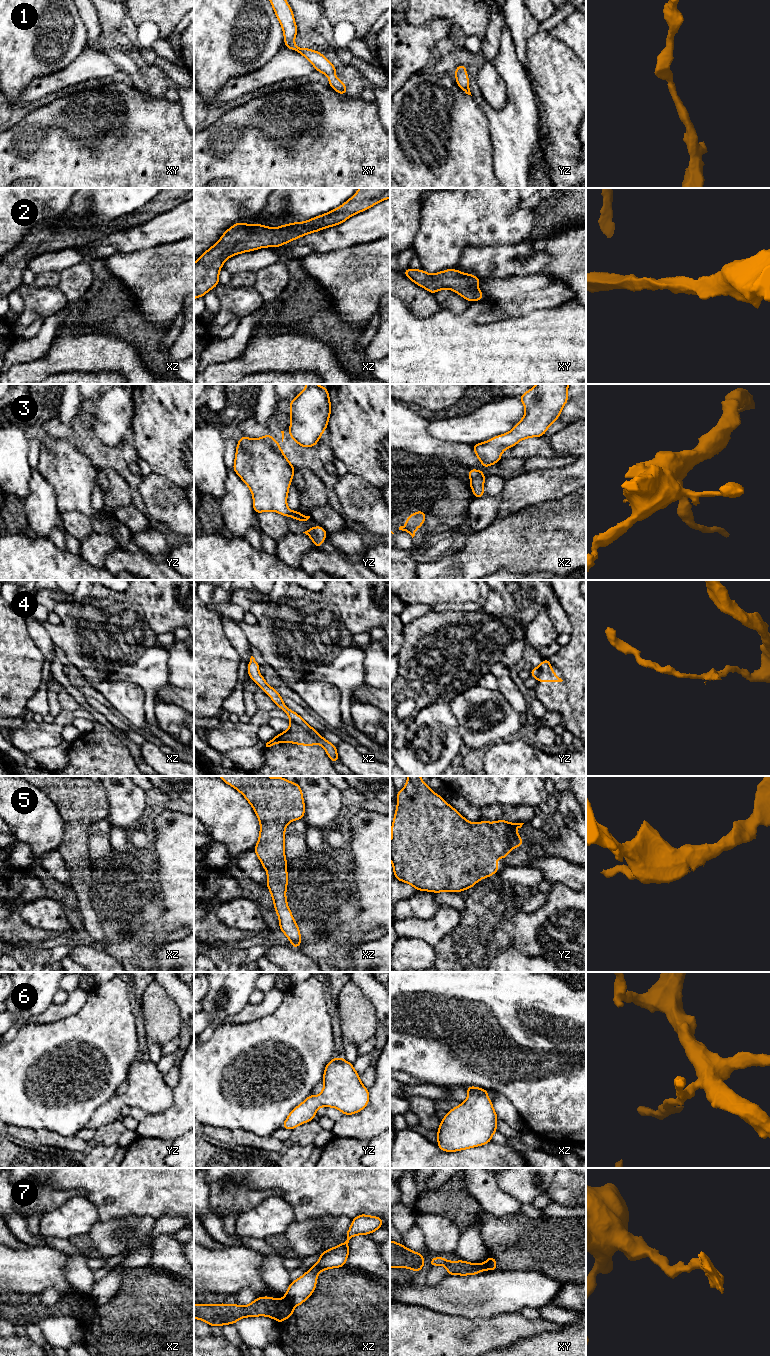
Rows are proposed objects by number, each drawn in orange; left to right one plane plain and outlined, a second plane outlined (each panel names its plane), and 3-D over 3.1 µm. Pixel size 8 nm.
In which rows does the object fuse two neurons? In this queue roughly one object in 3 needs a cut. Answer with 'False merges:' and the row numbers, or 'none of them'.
False merges: 4, 7

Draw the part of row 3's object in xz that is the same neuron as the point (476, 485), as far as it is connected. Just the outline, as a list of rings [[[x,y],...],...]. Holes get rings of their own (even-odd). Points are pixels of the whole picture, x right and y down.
[[[467,469],[469,477],[470,477],[470,487],[473,491],[474,498],[481,498],[485,496],[483,491],[483,485],[485,483],[486,476],[482,471],[477,469]]]

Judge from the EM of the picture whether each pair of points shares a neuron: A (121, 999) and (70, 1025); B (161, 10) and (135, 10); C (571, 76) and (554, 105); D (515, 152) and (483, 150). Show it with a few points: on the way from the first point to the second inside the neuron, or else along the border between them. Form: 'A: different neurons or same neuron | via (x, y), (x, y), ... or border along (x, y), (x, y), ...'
A: same neuron | via (108, 1012), (95, 1025), (83, 1025)
B: same neuron | via (155, 10), (141, 10)
C: same neuron | via (566, 83), (566, 93), (561, 98)
D: different neurons | border along (488, 128), (492, 169), (495, 174)

